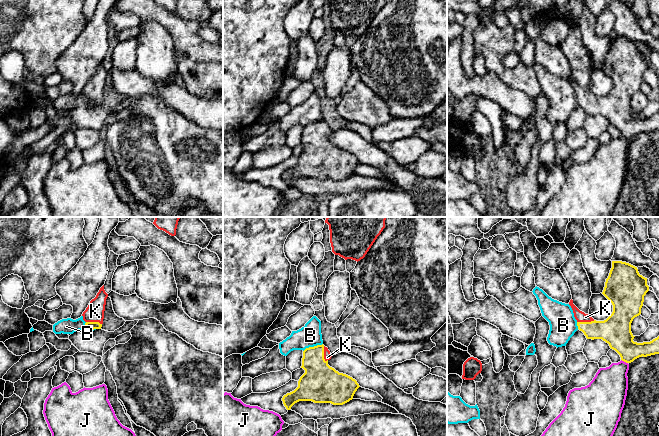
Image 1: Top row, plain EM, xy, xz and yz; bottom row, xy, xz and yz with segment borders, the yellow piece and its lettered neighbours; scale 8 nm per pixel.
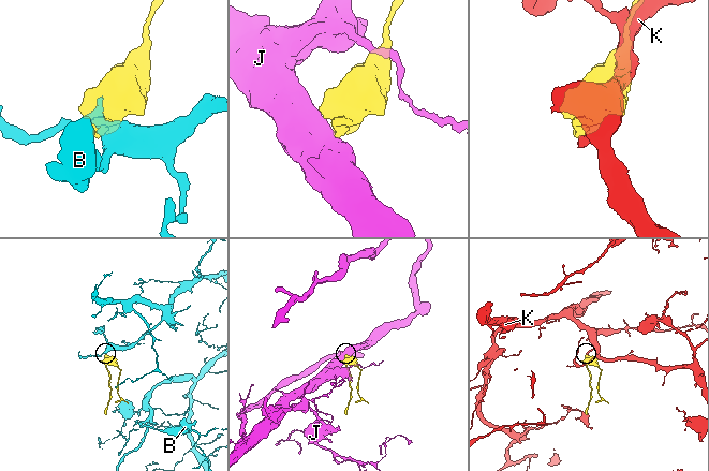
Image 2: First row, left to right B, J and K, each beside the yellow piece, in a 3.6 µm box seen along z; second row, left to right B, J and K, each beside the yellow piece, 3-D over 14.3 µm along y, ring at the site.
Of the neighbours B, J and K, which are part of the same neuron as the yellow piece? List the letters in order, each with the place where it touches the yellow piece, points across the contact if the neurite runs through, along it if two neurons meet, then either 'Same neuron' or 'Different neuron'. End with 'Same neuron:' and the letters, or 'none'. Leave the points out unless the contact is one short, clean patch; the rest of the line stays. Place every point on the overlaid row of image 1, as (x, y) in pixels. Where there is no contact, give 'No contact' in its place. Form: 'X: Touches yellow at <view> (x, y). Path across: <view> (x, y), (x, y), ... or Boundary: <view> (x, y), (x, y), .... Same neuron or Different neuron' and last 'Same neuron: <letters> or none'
B: Touches yellow at xz (312, 347). Boundary: xz (322, 343), (316, 346), (309, 346), (303, 351). Different neuron
J: Touches yellow at yz (624, 361). Different neuron
K: Touches yellow at xz (323, 354). Path across: xz (320, 383), (323, 354), (327, 355). Same neuron
Same neuron: K

